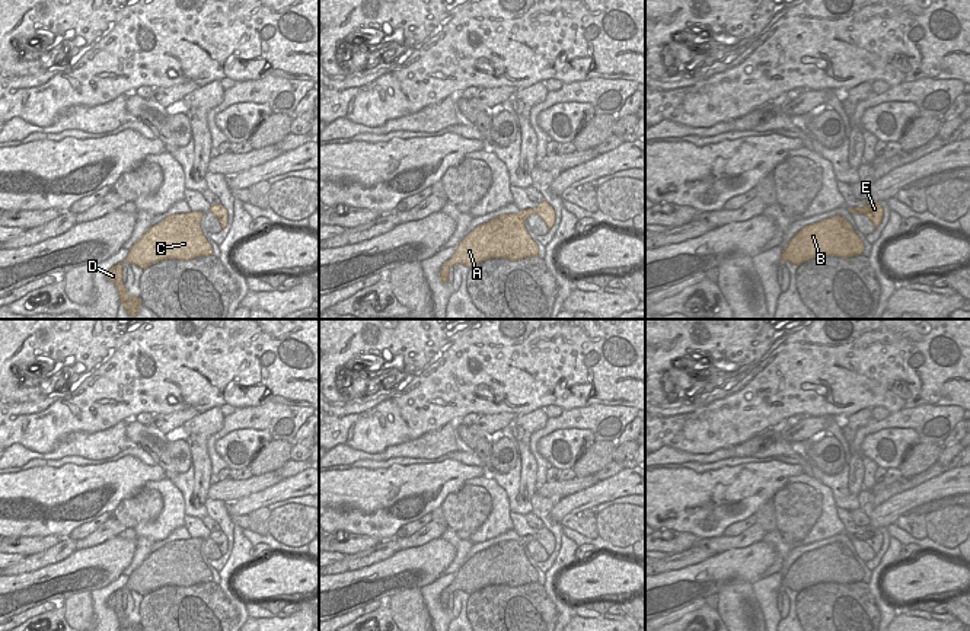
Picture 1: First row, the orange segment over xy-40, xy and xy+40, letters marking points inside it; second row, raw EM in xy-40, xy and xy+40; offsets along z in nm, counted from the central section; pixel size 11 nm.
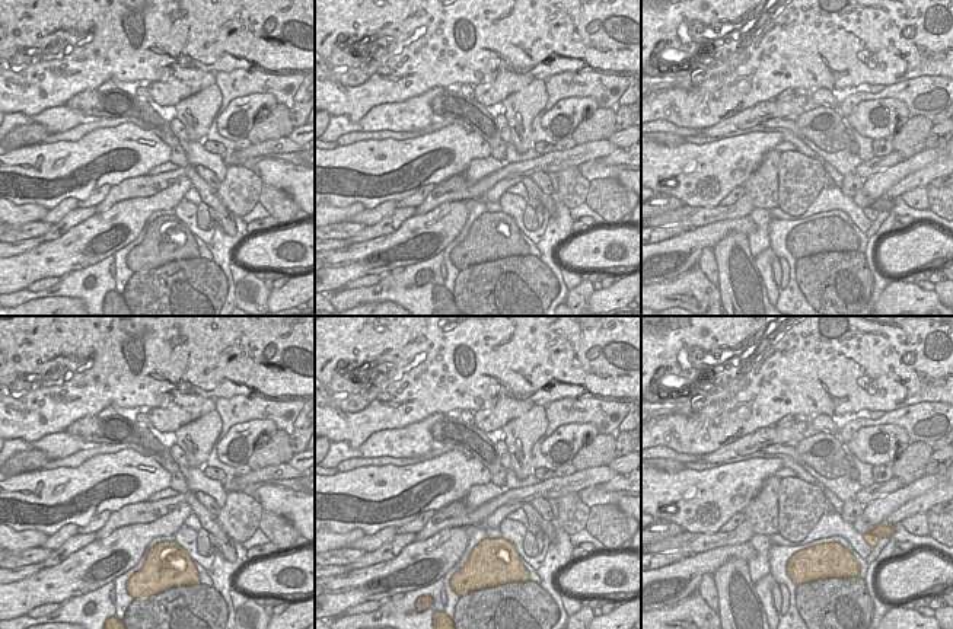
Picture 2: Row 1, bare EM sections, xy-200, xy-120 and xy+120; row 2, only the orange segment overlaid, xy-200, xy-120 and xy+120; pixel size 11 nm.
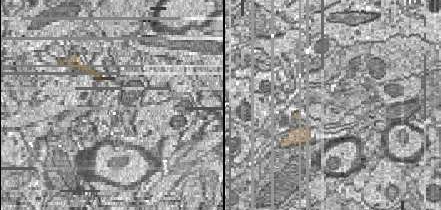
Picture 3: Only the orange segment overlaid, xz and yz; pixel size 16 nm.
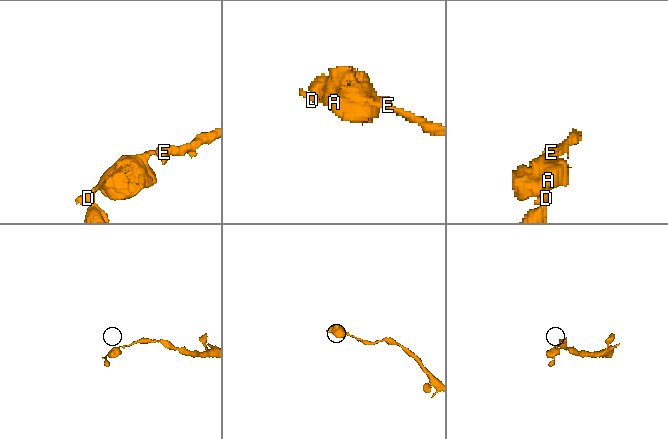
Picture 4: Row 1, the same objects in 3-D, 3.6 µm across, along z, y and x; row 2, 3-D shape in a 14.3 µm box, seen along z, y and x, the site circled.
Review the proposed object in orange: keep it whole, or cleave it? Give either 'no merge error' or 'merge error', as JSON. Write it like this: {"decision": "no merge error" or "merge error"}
{"decision": "no merge error"}

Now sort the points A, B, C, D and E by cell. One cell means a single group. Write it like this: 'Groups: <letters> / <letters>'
Groups: A B C D E.

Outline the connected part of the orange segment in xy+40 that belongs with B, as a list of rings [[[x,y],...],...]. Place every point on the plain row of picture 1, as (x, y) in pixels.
[[[840,542],[804,552],[782,577],[781,589],[801,592],[819,583],[858,583],[864,579],[861,564]]]

